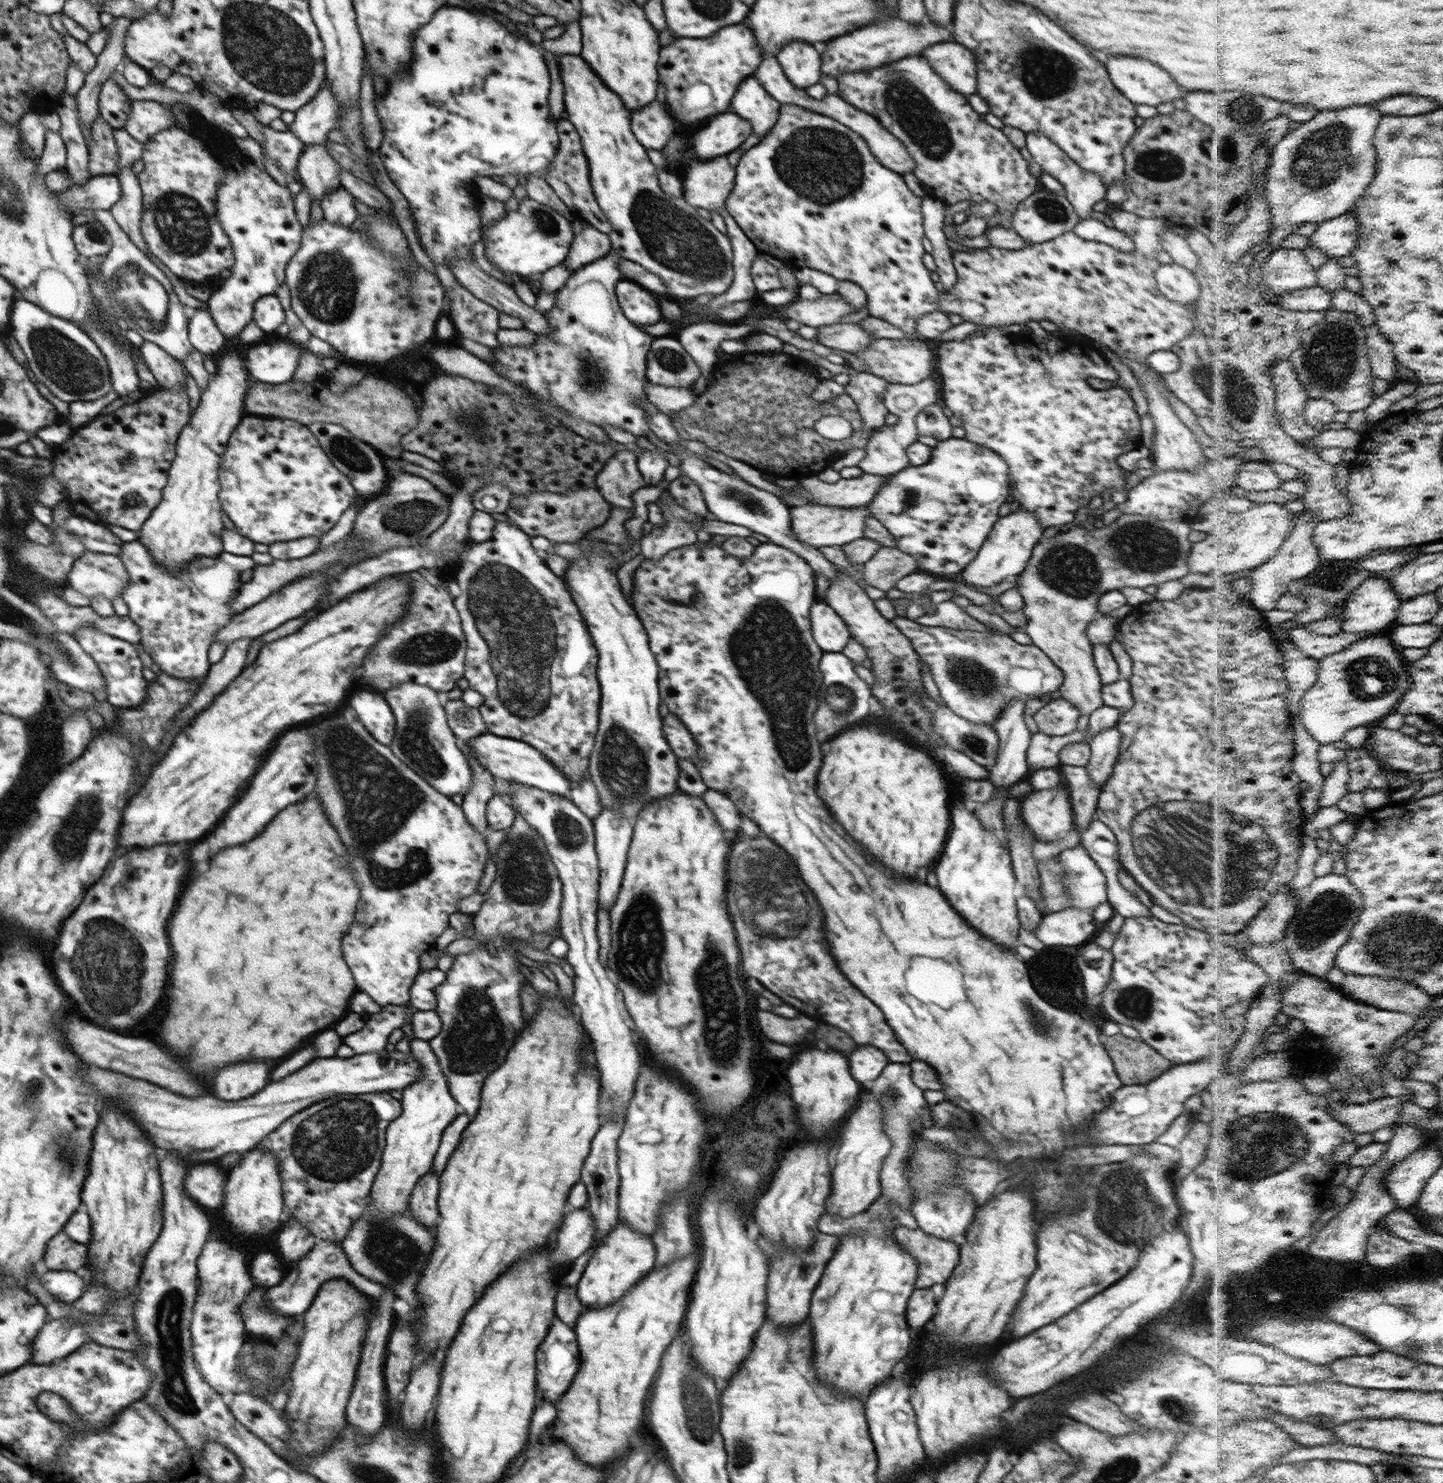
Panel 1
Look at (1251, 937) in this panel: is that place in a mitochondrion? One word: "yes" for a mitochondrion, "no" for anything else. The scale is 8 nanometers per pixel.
no

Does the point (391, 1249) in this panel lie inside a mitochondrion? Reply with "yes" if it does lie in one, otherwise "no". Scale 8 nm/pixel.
yes

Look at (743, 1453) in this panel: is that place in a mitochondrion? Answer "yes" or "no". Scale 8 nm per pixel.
yes

